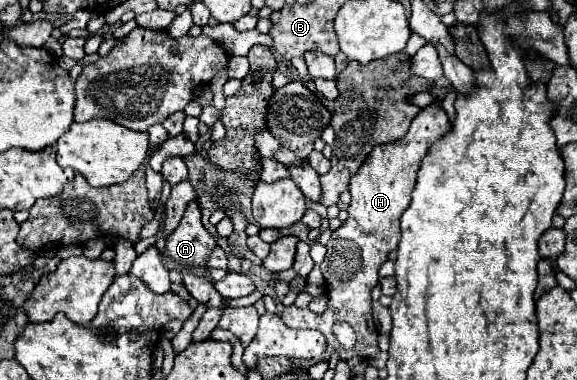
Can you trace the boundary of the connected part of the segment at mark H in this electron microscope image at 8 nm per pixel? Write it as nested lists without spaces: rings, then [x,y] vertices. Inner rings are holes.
[[[439,106],[423,108],[411,122],[409,132],[395,142],[375,146],[367,156],[363,166],[353,174],[349,182],[351,206],[349,218],[333,232],[327,242],[327,254],[321,262],[321,270],[325,276],[325,290],[329,296],[329,306],[323,314],[313,314],[311,310],[301,310],[297,306],[287,306],[281,314],[283,322],[291,328],[317,328],[329,338],[329,350],[325,350],[325,360],[331,352],[339,354],[339,360],[349,360],[353,356],[371,358],[379,352],[377,330],[371,316],[371,290],[379,282],[379,268],[387,260],[387,254],[397,248],[401,238],[399,218],[411,204],[411,192],[417,182],[417,172],[423,158],[429,154],[429,148],[449,132],[449,120],[445,110]],[[345,320],[357,332],[357,344],[353,350],[343,350],[335,340],[331,328],[333,322]]]

